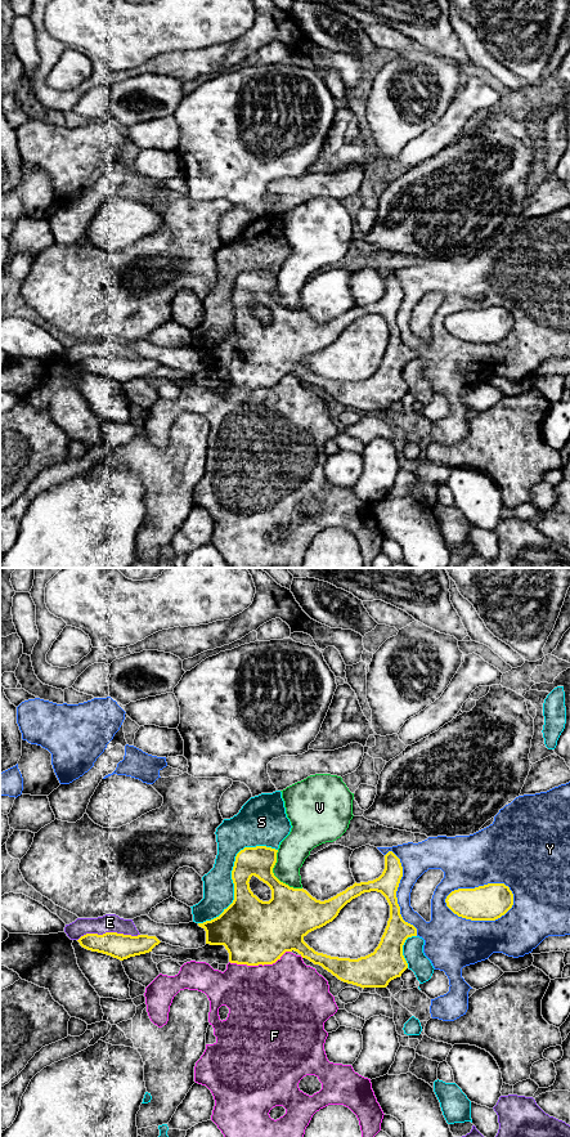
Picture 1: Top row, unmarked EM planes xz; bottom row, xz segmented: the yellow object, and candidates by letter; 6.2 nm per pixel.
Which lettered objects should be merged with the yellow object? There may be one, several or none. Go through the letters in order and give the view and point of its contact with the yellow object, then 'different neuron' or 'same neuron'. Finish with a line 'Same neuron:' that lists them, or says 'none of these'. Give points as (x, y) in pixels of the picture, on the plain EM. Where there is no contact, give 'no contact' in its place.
E: meets yellow in xz at (108, 356); different neuron
F: meets yellow in xz at (259, 386); different neuron
S: meets yellow in xz at (232, 298); different neuron
V: meets yellow in xz at (274, 299); different neuron
Y: meets yellow in xz at (479, 309); different neuron
Same neuron: none of these

